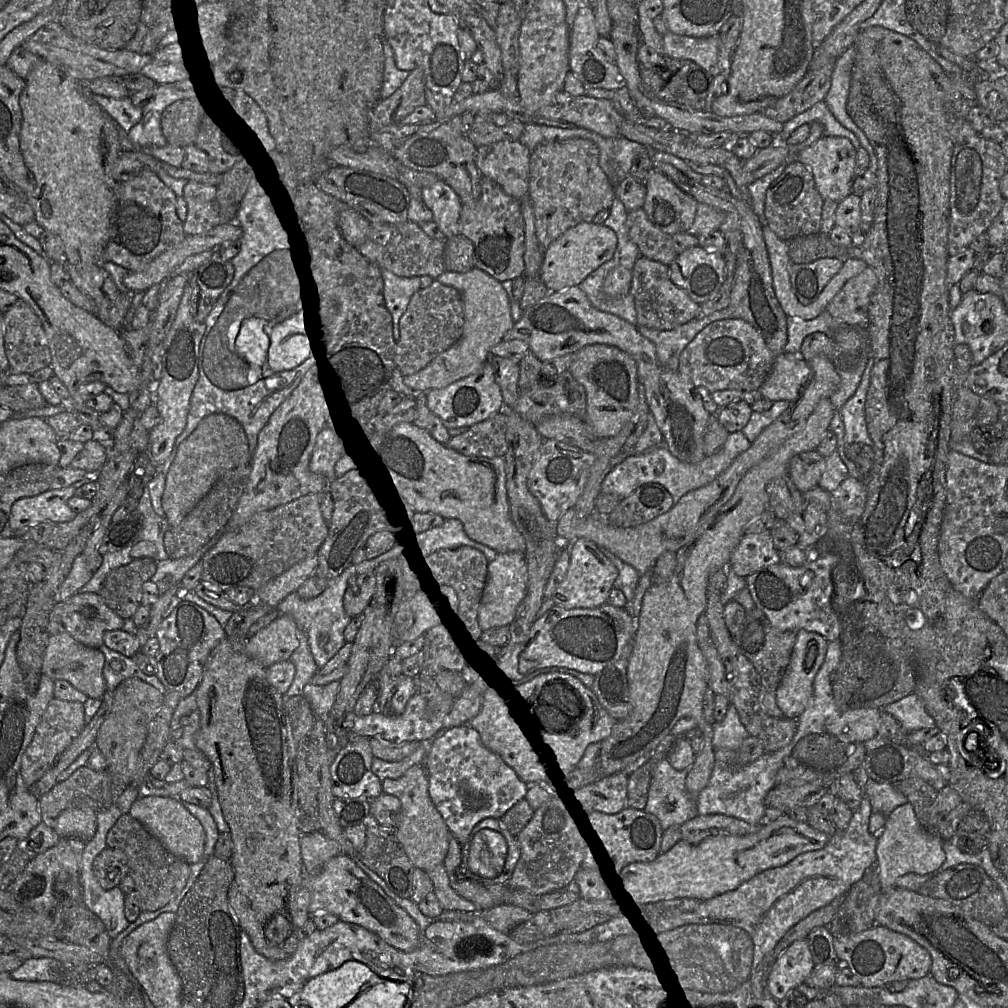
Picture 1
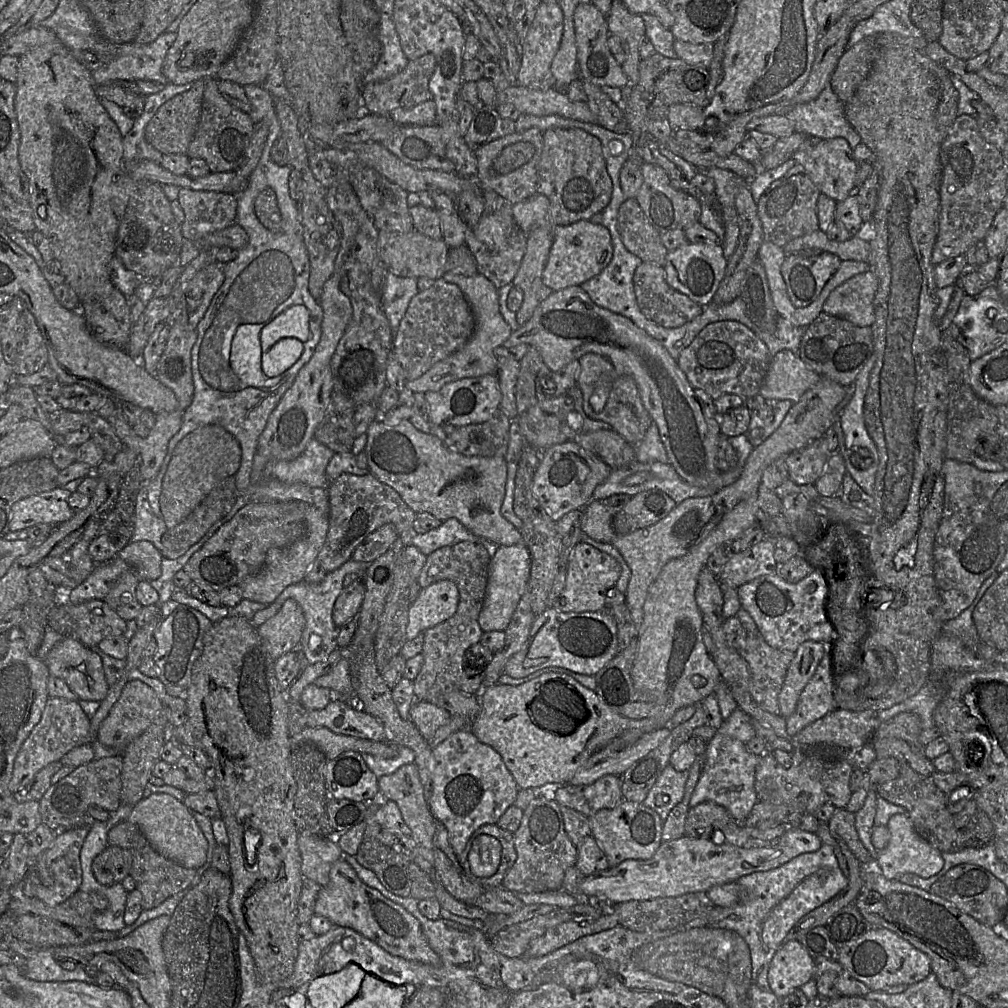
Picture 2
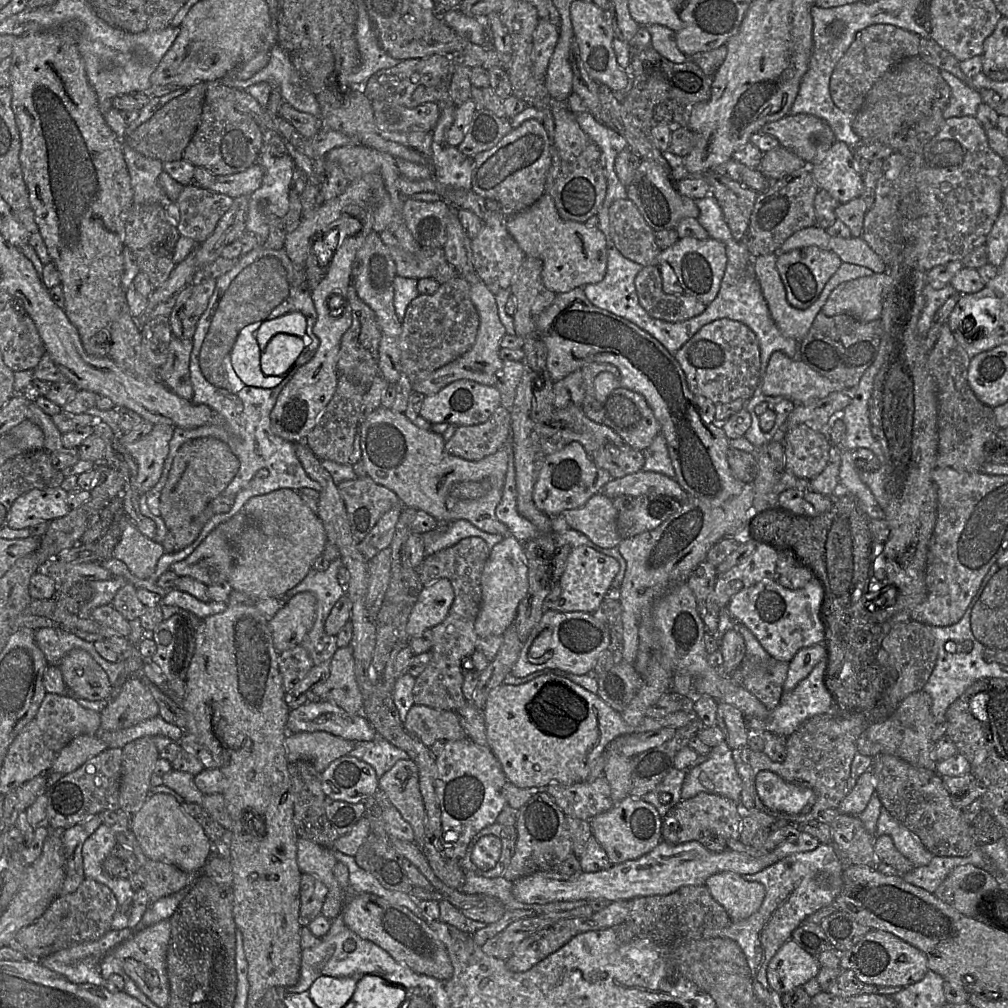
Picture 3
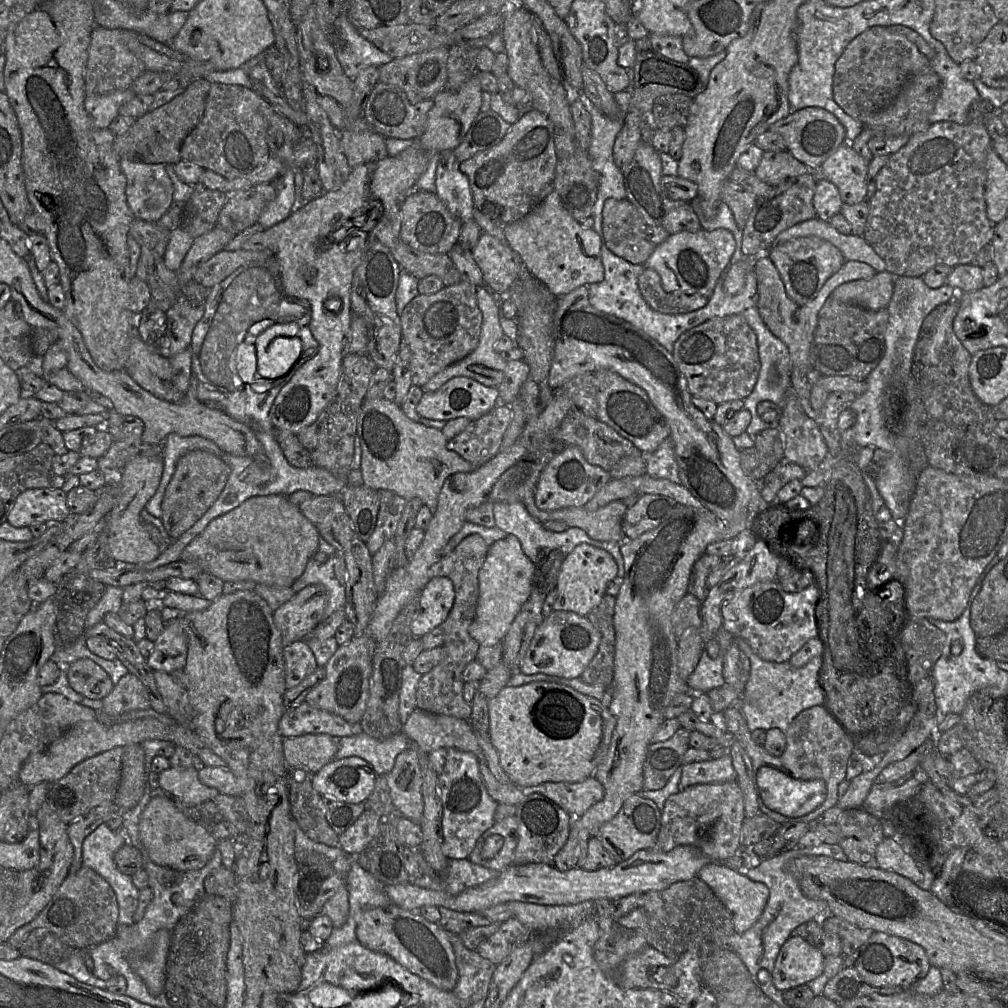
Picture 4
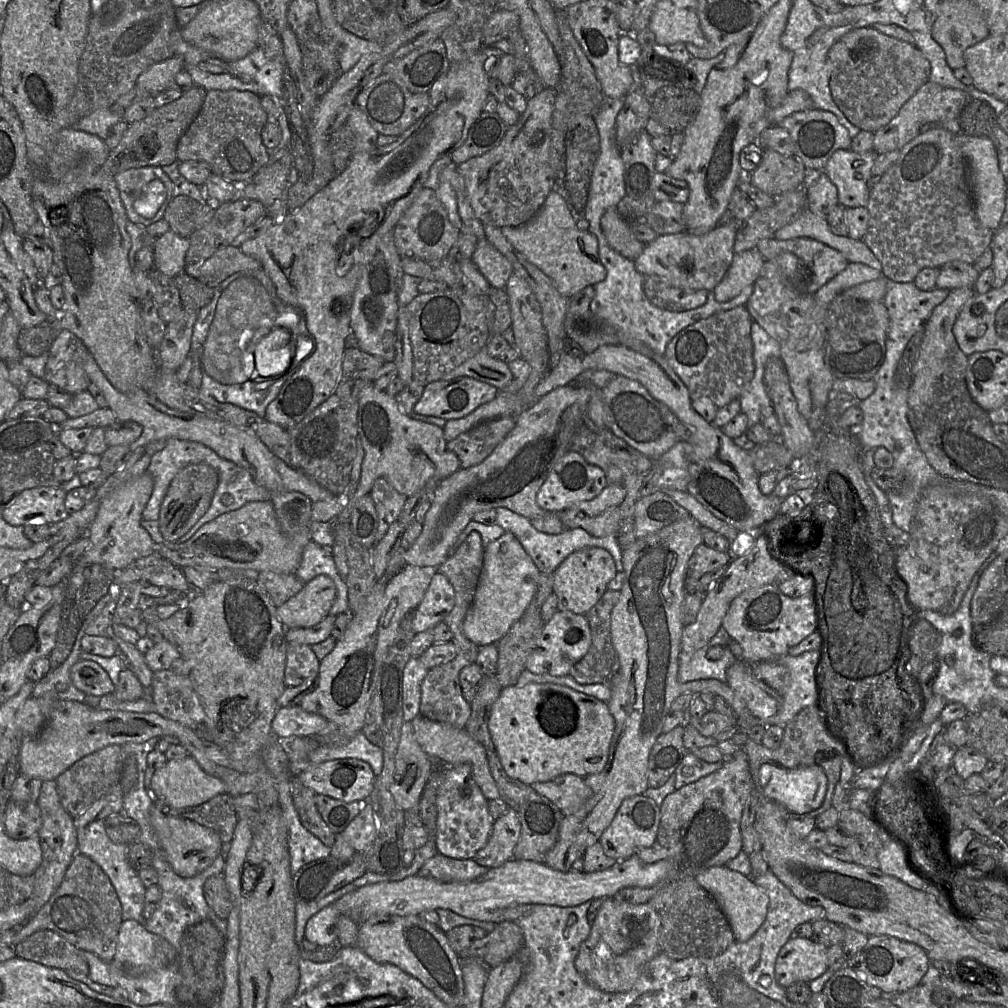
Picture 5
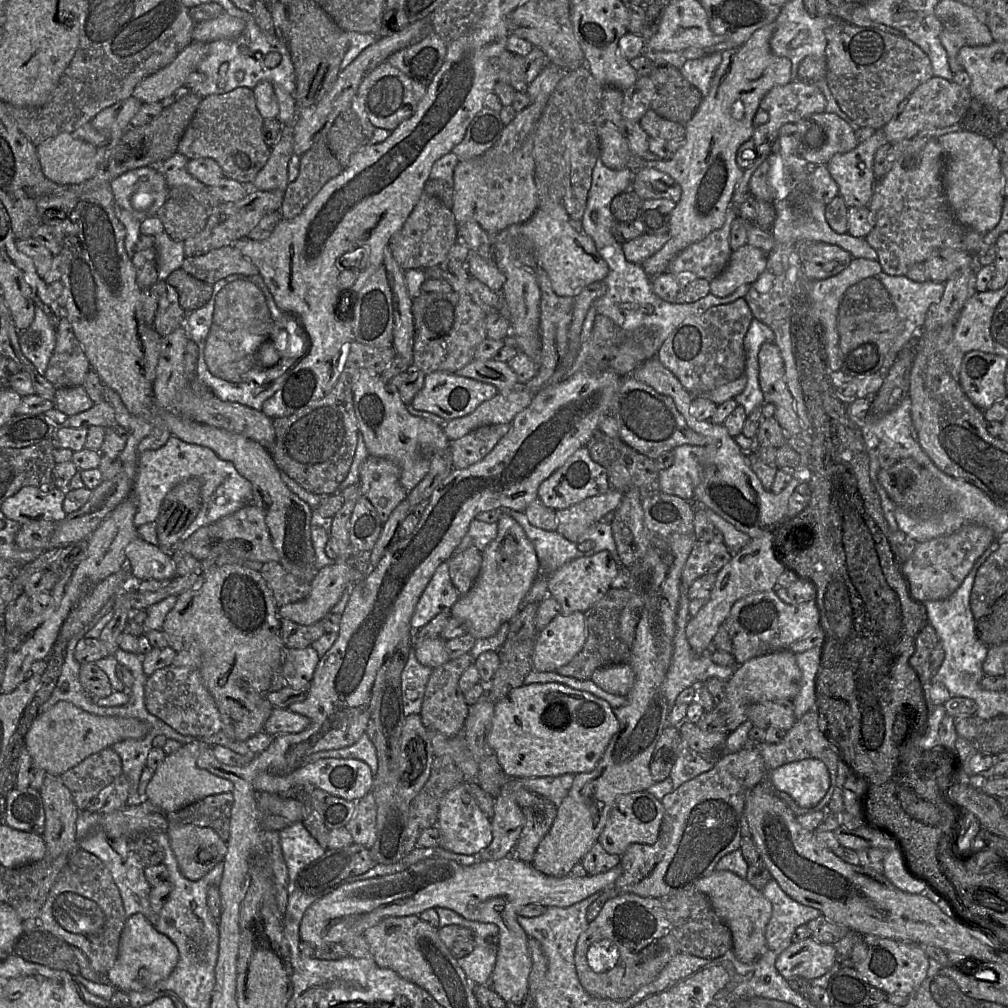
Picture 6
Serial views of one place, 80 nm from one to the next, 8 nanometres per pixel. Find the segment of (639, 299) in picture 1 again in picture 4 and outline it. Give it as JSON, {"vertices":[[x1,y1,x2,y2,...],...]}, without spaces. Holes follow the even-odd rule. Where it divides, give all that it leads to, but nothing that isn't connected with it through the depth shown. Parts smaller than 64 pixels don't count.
{"vertices":[[644,268,638,277,638,286,646,303,655,311,664,314,685,314,707,305,709,298,700,294,666,292,659,273]]}

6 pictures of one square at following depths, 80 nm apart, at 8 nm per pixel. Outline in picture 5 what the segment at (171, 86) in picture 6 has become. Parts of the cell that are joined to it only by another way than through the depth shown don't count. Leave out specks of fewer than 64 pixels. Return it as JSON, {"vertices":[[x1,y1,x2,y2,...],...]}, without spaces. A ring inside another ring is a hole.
{"vertices":[[175,55,147,68,137,79,136,86,156,95,173,85,175,76,184,70,183,56]]}

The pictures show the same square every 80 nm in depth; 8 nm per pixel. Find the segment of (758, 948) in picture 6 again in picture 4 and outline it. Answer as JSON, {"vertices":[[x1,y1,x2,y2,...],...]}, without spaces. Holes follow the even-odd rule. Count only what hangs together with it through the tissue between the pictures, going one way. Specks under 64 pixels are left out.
{"vertices":[[723,862,708,863,698,872,697,877,709,886,731,913,736,933,743,933,752,927,767,904,769,890,765,884,748,879,742,872,730,868]]}

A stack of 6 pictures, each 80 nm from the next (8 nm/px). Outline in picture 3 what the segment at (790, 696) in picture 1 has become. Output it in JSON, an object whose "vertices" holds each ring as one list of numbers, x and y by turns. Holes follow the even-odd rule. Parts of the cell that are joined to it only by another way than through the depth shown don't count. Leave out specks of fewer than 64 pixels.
{"vertices":[[822,643,801,648,789,662,788,673,783,683,783,691,792,691,824,657,826,657,826,653,825,646]]}

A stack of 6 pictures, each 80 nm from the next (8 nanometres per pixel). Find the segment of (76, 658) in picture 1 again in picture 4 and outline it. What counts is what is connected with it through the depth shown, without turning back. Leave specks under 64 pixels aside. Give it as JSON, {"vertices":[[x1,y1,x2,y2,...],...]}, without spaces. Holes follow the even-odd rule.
{"vertices":[[87,658,71,663,67,678,75,692,92,700,103,700,114,688,109,675,98,664]]}

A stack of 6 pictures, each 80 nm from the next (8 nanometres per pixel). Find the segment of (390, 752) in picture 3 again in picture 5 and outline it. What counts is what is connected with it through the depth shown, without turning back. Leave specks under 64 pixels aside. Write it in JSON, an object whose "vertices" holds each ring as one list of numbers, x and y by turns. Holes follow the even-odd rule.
{"vertices":[[362,731,346,742,319,744,300,761,290,761,288,758,288,768,291,775,296,776,311,765,344,758,356,758,367,762,375,777,382,771,383,752,381,748,370,742]]}

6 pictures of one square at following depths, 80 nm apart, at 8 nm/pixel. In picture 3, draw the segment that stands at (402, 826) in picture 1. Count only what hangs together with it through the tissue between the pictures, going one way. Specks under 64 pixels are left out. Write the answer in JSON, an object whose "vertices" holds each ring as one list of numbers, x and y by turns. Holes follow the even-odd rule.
{"vertices":[[410,758,401,759,379,778,379,789,413,828,414,842,422,846,425,807,419,787,418,767]]}

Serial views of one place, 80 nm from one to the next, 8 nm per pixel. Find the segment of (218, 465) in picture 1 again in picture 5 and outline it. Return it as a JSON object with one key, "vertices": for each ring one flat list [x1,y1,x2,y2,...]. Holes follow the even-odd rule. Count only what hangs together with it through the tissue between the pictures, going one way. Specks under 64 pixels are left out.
{"vertices":[[205,463,188,465,173,478,162,501,158,519,161,534,166,541,177,541,207,512,218,481,217,471]]}

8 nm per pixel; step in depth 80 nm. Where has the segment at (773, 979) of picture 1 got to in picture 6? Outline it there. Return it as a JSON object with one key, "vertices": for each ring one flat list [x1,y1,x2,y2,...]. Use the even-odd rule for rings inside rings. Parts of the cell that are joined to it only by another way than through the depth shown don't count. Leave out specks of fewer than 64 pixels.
{"vertices":[[811,936,791,943,776,959,775,967,786,980,813,980,829,971,835,964,836,949,832,944,816,941]]}

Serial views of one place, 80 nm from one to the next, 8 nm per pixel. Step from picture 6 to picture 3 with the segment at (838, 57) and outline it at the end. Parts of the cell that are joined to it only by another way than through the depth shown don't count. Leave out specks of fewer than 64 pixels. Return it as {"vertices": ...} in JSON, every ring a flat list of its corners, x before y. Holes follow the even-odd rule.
{"vertices":[[875,24,859,32,838,61,830,81,831,97,843,111,857,113,873,85,903,60,919,56,921,37,888,24]]}

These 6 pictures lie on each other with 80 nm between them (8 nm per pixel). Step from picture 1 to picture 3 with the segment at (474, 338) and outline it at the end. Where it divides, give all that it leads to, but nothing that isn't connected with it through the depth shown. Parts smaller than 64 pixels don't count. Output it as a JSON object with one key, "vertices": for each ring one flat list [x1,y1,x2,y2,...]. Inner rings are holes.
{"vertices":[[478,280,471,284,470,297,480,319,474,345,465,354,440,367,427,378,415,383,412,386,413,391,420,392,426,396,432,395,442,390,450,383,461,379,473,380,488,386,496,386,498,374,504,364,504,361,499,356,499,350,501,348,500,341,507,334,506,329,499,318,495,295,483,282]]}

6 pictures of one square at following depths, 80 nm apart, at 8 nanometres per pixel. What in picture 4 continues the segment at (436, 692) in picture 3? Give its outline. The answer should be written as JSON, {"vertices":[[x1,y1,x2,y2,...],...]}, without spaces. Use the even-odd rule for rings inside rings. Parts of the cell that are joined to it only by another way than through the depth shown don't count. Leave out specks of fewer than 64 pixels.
{"vertices":[[479,534,466,536,448,555,433,564,429,569,430,579,448,577,455,589,455,600,447,619,439,625,444,634,445,656,442,661,428,673,421,676,416,691,417,708,433,714,453,716,469,720,471,706,463,698,463,669,476,659,480,644,469,634,479,598,479,571,486,559,489,546]]}

